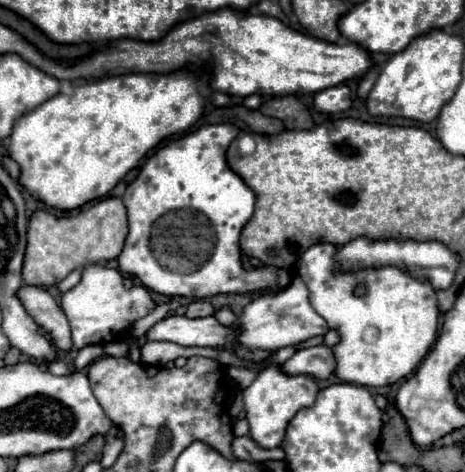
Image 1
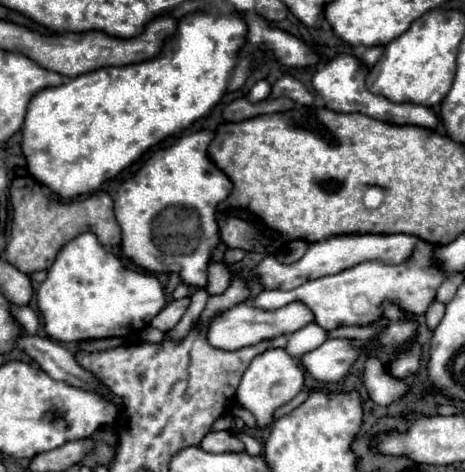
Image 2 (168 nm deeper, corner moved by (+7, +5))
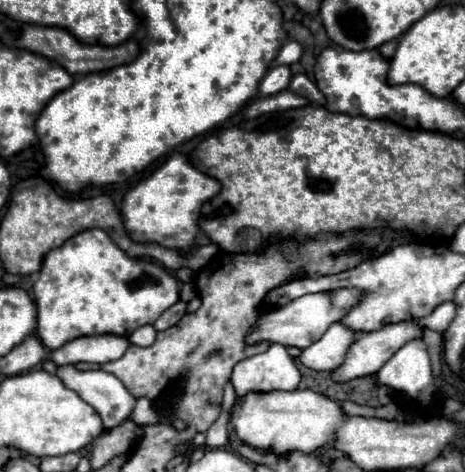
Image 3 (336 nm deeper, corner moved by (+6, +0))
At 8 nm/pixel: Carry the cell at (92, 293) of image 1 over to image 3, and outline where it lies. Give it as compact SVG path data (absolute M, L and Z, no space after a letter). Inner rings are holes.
M87 229L45 257L39 279L33 285L33 293L37 303L37 337L45 347L53 351L77 337L101 333L131 337L135 329L153 325L161 313L179 301L179 281L153 261L127 257L103 229Z

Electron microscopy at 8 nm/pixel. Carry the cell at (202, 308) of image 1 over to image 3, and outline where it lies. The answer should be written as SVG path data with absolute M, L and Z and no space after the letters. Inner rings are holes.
M177 301L173 307L169 307L157 321L155 321L155 329L157 331L165 331L165 329L169 329L169 327L173 327L175 323L179 323L181 321L181 317L187 313L185 311L185 307L187 307L187 303L183 303L183 301Z

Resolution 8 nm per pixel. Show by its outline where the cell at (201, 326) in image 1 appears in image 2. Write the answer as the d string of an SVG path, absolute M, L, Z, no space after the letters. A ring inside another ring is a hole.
M296 300L290 302L288 306L282 306L280 310L260 310L248 304L238 304L226 312L222 312L220 316L216 316L210 324L208 330L208 342L214 348L224 348L224 350L238 350L244 346L252 346L258 344L262 340L274 340L276 336L288 336L298 332L300 328L304 328L306 324L310 324L314 320L312 310L308 310L308 306L304 306L304 302Z

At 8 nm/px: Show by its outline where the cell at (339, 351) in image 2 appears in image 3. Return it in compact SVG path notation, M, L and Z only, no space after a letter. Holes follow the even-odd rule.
M405 321L385 325L379 331L363 333L363 337L359 335L351 343L345 361L331 373L333 381L345 383L355 377L377 373L383 367L383 363L395 355L399 347L403 347L411 339L421 337L421 333L421 327L417 327L413 321Z

